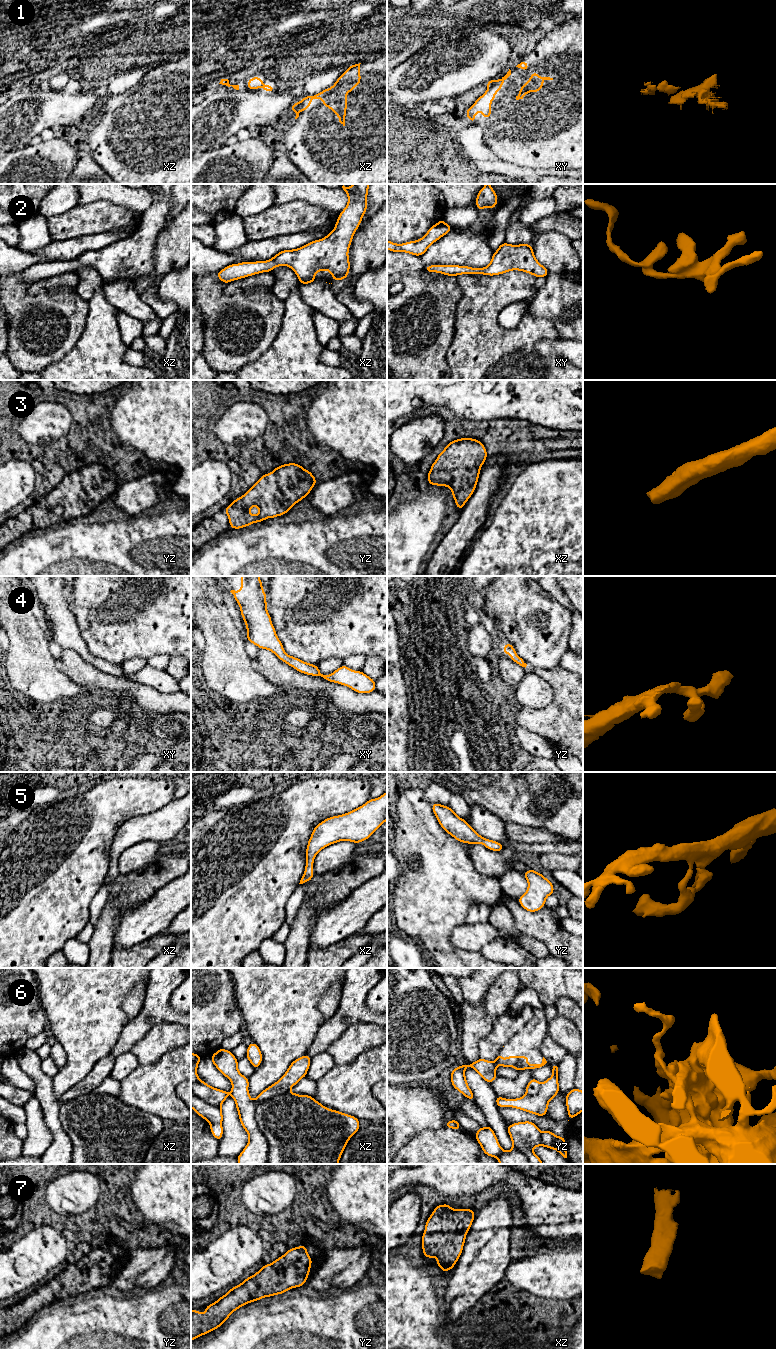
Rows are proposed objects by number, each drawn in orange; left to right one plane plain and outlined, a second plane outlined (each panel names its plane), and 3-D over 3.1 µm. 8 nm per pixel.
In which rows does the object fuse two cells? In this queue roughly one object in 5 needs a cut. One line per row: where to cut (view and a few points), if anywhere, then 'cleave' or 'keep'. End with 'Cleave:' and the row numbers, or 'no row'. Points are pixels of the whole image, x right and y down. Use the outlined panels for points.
1: xz (298, 103), (294, 110) | cleave
2: no cut | keep
3: no cut | keep
4: no cut | keep
5: no cut | keep
6: no cut | keep
7: no cut | keep
Cleave: 1

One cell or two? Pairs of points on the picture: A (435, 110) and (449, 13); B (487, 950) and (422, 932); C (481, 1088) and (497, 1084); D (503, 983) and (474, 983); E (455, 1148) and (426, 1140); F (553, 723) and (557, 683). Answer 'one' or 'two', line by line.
A: two
B: two
C: two
D: two
E: one
F: one

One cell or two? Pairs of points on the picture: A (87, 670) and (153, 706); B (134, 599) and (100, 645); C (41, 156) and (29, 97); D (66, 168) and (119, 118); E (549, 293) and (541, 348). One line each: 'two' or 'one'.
A: one
B: one
C: two
D: two
E: two

